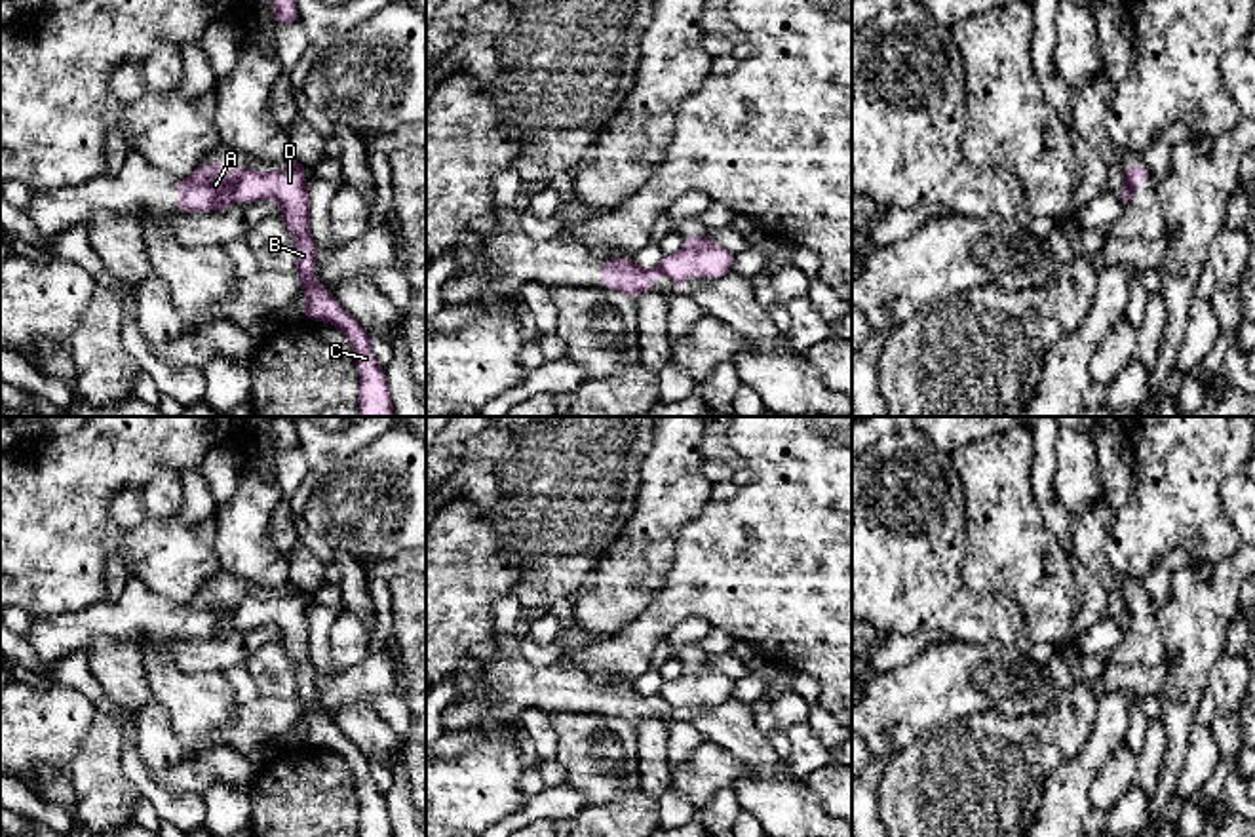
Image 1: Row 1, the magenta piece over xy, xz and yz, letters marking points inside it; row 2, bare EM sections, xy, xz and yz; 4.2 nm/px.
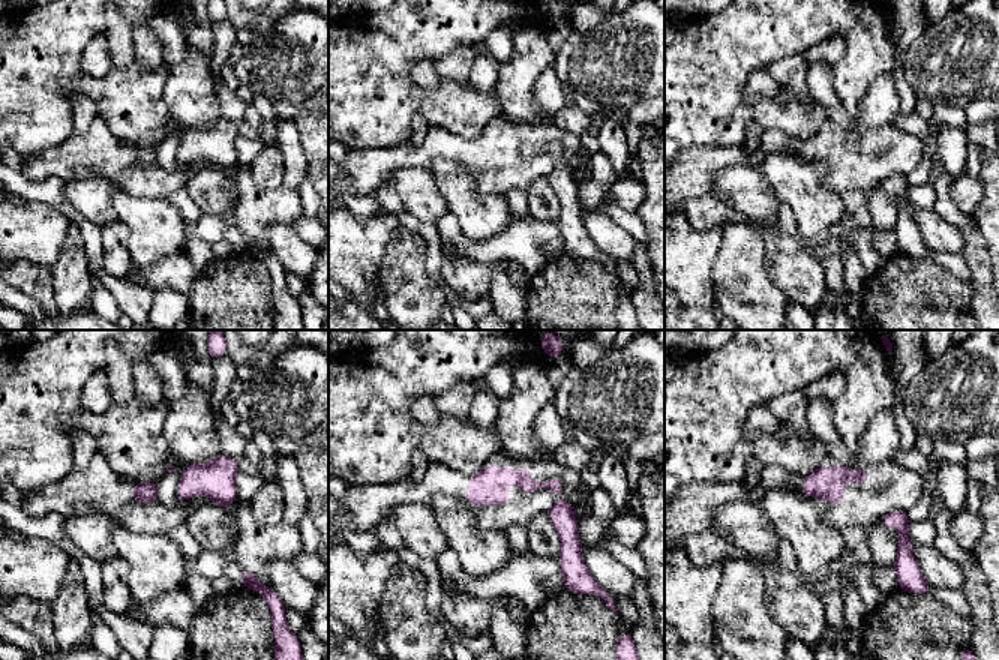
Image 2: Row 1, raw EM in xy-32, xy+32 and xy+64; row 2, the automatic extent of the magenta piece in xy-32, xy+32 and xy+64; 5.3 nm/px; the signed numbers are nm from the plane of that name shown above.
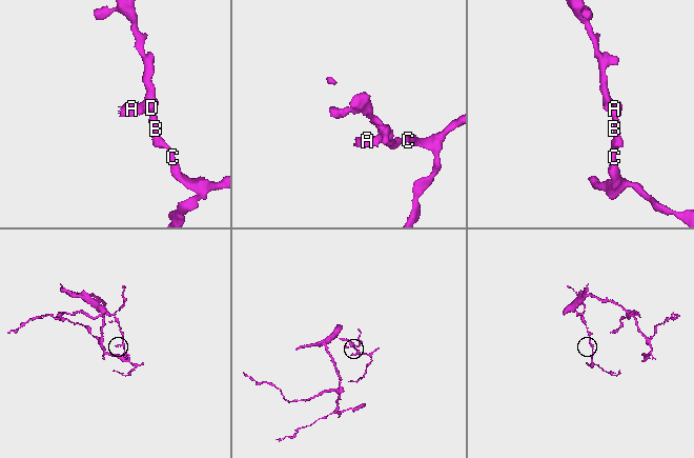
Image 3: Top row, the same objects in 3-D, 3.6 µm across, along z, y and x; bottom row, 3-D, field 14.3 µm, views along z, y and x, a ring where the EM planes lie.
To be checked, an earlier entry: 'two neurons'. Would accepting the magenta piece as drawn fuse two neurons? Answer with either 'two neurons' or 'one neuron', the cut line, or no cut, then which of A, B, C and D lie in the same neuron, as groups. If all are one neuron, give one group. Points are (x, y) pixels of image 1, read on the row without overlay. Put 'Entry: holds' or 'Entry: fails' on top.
Entry: holds
two neurons; cut xy (248, 596), (240, 603), (232, 624); groups A / B C D

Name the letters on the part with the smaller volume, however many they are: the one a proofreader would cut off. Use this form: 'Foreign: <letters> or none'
Foreign: A

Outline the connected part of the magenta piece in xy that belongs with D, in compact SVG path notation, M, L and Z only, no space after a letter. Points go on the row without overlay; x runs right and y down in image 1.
M291 582L285 586L291 592L283 597L261 599L259 595L247 595L234 614L234 626L241 632L259 626L276 626L280 630L280 641L295 668L295 696L300 702L300 717L308 723L308 730L300 736L300 742L337 751L348 763L357 786L359 837L394 837L386 797L376 789L371 776L371 761L316 704L316 670L310 660L310 618L304 607L308 592Z

